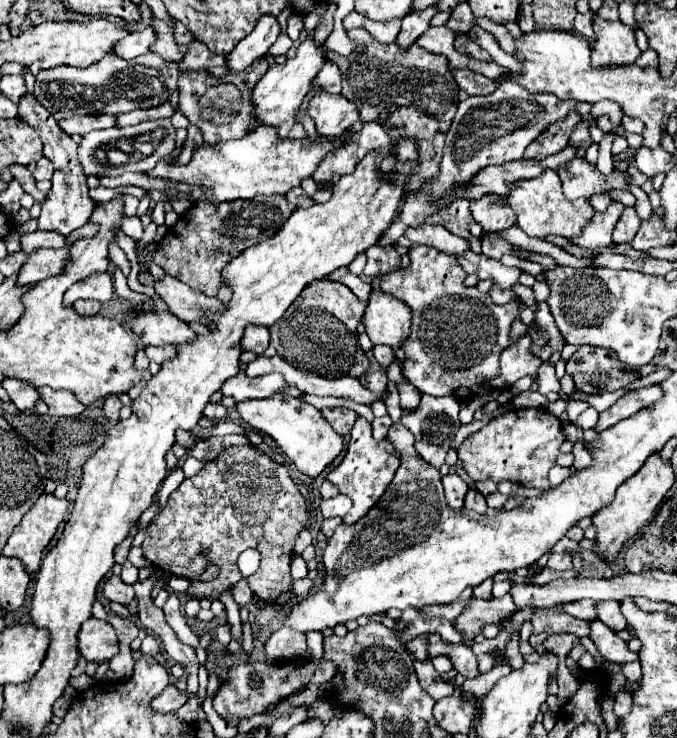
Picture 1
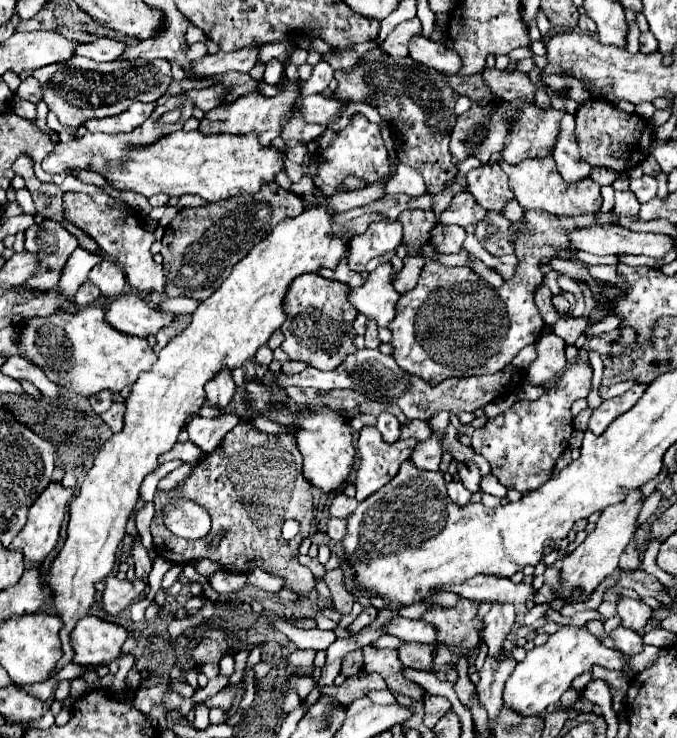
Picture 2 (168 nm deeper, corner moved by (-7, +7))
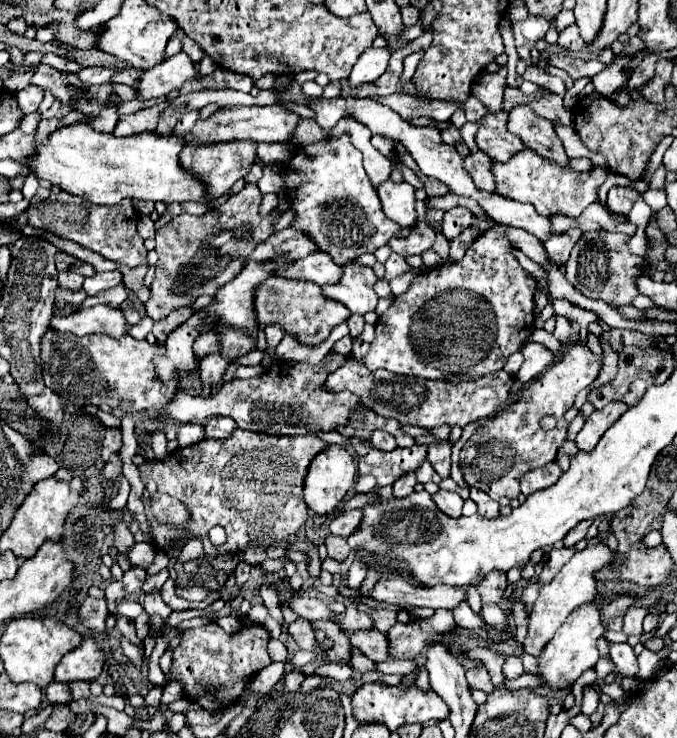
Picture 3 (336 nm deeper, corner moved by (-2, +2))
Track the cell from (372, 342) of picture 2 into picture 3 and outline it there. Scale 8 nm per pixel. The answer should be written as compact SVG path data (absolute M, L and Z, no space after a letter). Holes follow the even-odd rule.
M351 315L347 319L347 325L349 325L349 331L351 331L351 337L357 339L361 333L363 333L363 327L365 327L365 319L361 315Z

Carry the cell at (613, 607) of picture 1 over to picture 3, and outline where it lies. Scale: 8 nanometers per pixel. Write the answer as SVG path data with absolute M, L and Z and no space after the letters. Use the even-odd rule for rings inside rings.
M631 605L625 613L625 619L623 619L623 633L627 635L641 635L643 633L643 619L649 611L645 607L635 607Z

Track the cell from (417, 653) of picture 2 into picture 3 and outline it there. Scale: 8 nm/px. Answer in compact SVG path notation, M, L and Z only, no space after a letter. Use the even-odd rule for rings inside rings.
M371 629L371 631L361 631L361 633L347 633L347 637L351 639L351 645L357 647L359 651L363 651L371 661L383 663L383 661L391 659L387 633L379 633L375 629Z

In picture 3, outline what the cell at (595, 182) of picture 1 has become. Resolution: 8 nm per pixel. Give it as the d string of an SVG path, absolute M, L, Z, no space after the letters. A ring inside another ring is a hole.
M515 107L509 113L509 131L519 135L523 143L533 149L537 155L559 165L561 169L569 167L569 157L565 153L563 141L555 133L553 125L543 117L535 115L529 107Z

